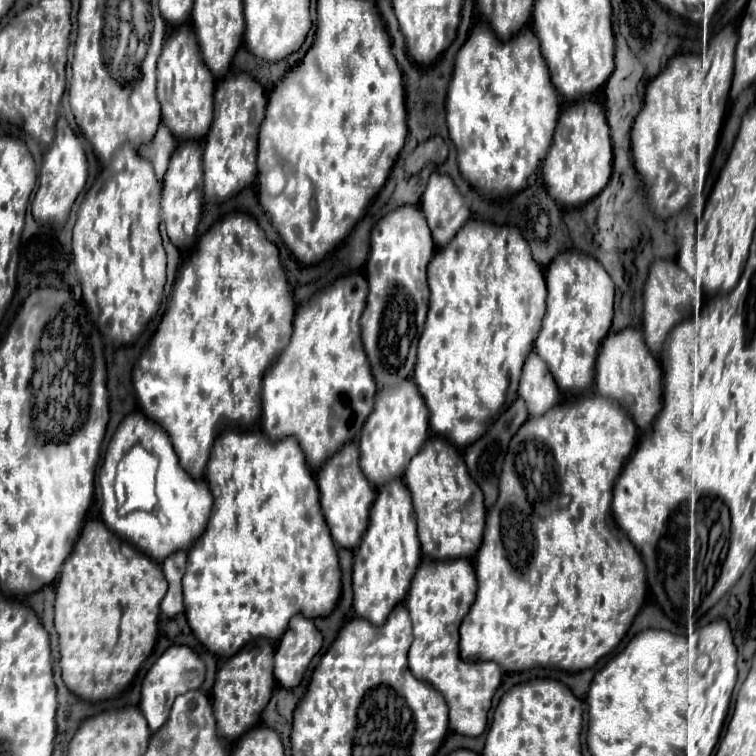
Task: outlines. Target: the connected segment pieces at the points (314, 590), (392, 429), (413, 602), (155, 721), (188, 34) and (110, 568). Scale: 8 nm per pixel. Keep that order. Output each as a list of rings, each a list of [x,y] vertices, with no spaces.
[[[234,430],[228,436],[220,436],[214,442],[210,460],[208,460],[208,468],[206,468],[206,482],[214,494],[214,510],[208,522],[206,532],[200,536],[200,540],[188,550],[188,566],[186,566],[186,574],[184,574],[184,608],[186,608],[186,618],[188,624],[194,632],[194,636],[200,640],[200,644],[210,650],[214,656],[218,658],[230,658],[234,656],[246,642],[256,640],[256,638],[266,638],[270,642],[278,642],[292,616],[302,614],[308,620],[316,620],[316,618],[326,618],[342,592],[342,570],[338,564],[338,554],[336,554],[336,544],[330,536],[328,524],[322,516],[320,510],[320,492],[314,480],[314,474],[310,472],[310,468],[306,466],[306,458],[302,458],[302,450],[298,450],[298,442],[294,442],[294,438],[286,438],[286,442],[266,442],[266,438],[262,438],[260,430],[254,432],[240,432]]]
[[[414,380],[406,382],[402,390],[394,390],[394,394],[376,394],[374,410],[366,420],[362,434],[358,438],[360,446],[360,468],[372,486],[382,486],[390,480],[402,478],[408,462],[414,454],[420,452],[424,442],[428,440],[428,414]]]
[[[424,560],[406,596],[412,618],[414,642],[408,652],[408,668],[414,678],[434,686],[446,700],[450,728],[462,736],[480,736],[492,696],[502,684],[502,668],[496,662],[464,662],[458,654],[458,628],[476,598],[476,574],[468,560]]]
[[[170,646],[158,660],[156,664],[150,668],[150,672],[144,678],[142,684],[142,700],[140,700],[140,710],[148,722],[150,732],[160,730],[160,726],[168,720],[172,704],[176,700],[176,696],[186,694],[190,690],[198,690],[204,682],[204,664],[198,658],[198,654],[186,646]]]
[[[180,26],[168,36],[158,58],[158,100],[162,122],[170,128],[174,138],[188,142],[202,140],[208,134],[212,122],[212,96],[214,76],[206,66],[202,66],[202,58],[198,58],[198,44],[194,42],[192,26]]]
[[[100,520],[86,522],[56,588],[54,626],[60,636],[62,680],[86,702],[122,692],[150,656],[159,634],[160,602],[166,596],[162,568],[120,540]]]

